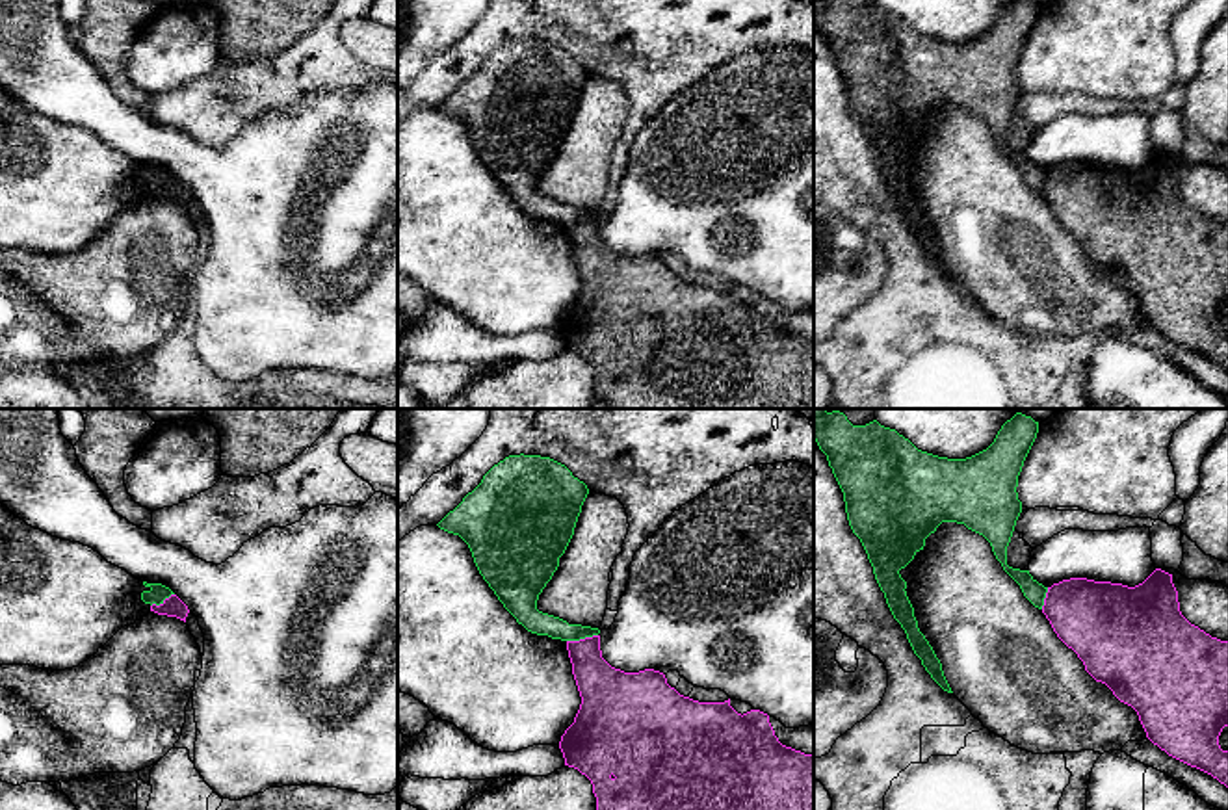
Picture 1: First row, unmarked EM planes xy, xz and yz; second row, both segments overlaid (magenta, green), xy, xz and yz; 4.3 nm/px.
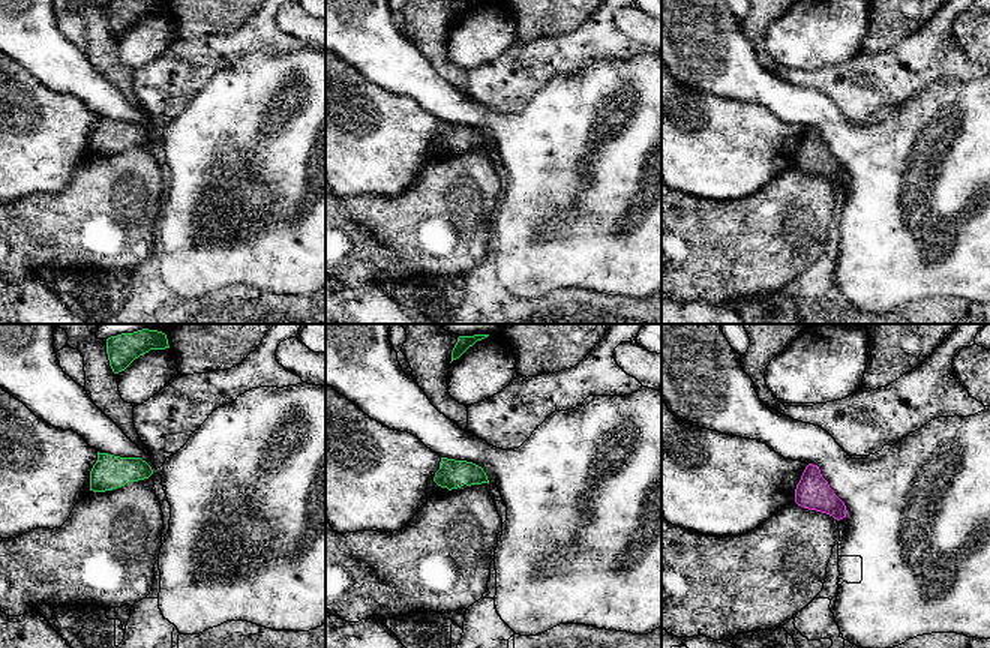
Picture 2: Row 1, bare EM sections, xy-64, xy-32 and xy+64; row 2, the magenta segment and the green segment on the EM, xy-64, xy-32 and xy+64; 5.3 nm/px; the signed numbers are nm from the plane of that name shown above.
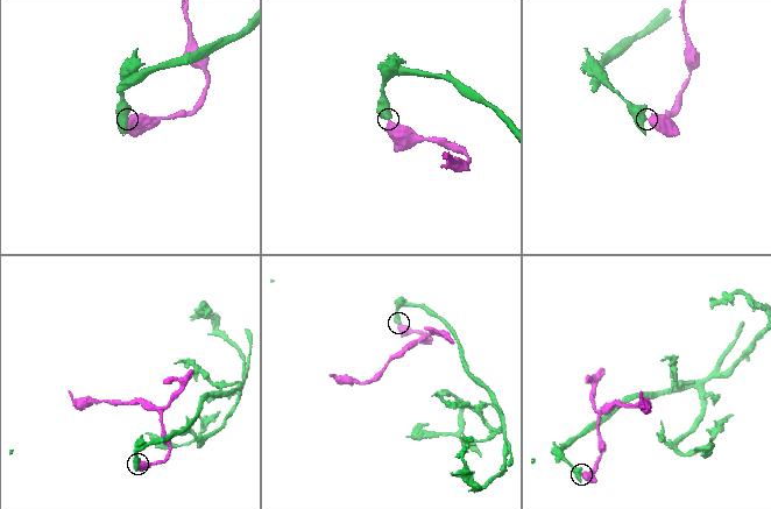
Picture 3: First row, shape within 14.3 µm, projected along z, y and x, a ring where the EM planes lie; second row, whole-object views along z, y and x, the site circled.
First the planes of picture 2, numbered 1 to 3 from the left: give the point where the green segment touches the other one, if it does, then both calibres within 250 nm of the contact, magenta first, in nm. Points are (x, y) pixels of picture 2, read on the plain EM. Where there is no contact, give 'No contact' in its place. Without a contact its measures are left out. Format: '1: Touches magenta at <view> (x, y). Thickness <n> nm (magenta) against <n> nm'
1: No contact
2: No contact
3: No contact

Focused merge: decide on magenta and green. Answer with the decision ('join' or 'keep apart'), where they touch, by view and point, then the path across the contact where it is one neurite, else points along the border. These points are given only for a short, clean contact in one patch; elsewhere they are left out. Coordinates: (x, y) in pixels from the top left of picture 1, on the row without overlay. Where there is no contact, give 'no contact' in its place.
keep apart | xz (582, 223) | along xz (597, 218), (567, 225)

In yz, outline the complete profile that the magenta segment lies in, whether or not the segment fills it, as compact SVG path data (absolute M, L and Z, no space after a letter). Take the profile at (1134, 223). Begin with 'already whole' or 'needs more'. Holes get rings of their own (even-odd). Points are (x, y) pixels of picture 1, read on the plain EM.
already whole; M1156 152L1135 171L1063 163L1048 171L1042 197L1085 255L1137 295L1154 329L1228 372L1228 334L1219 329L1228 310L1228 225L1211 221L1182 199L1172 158Z

